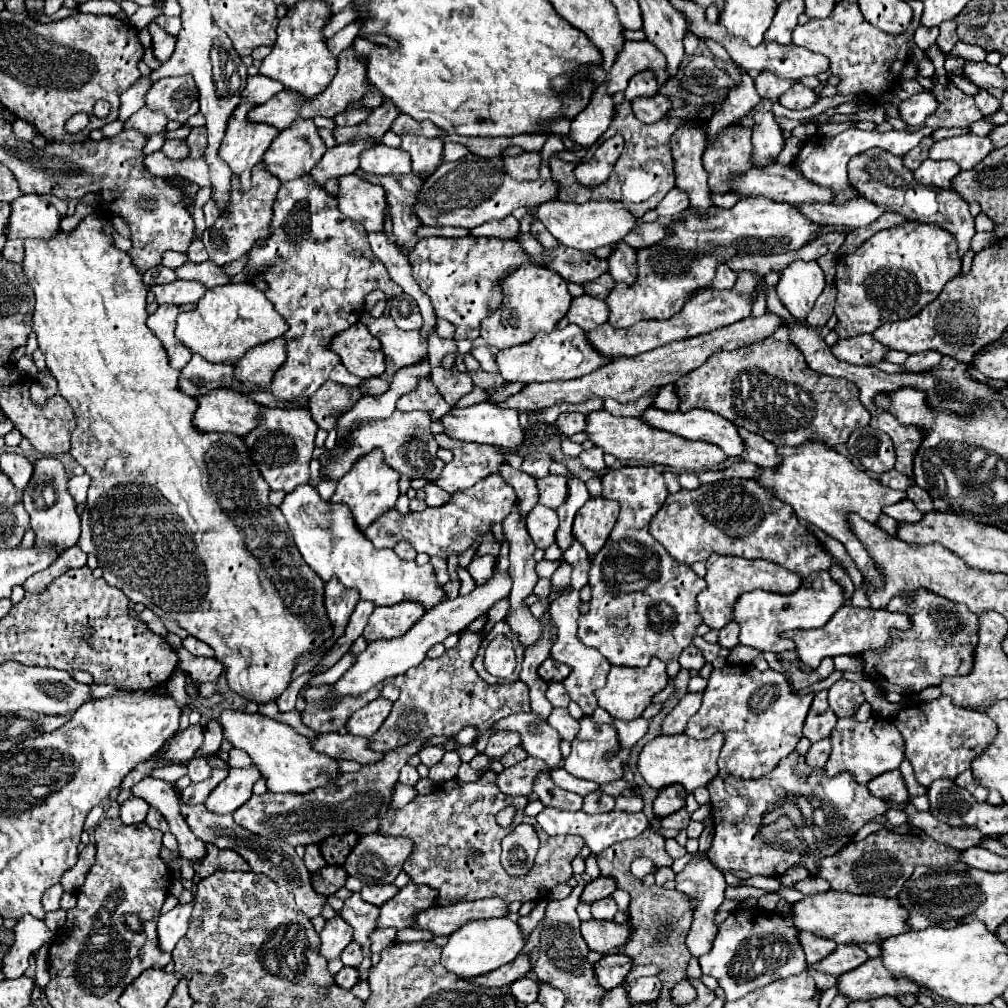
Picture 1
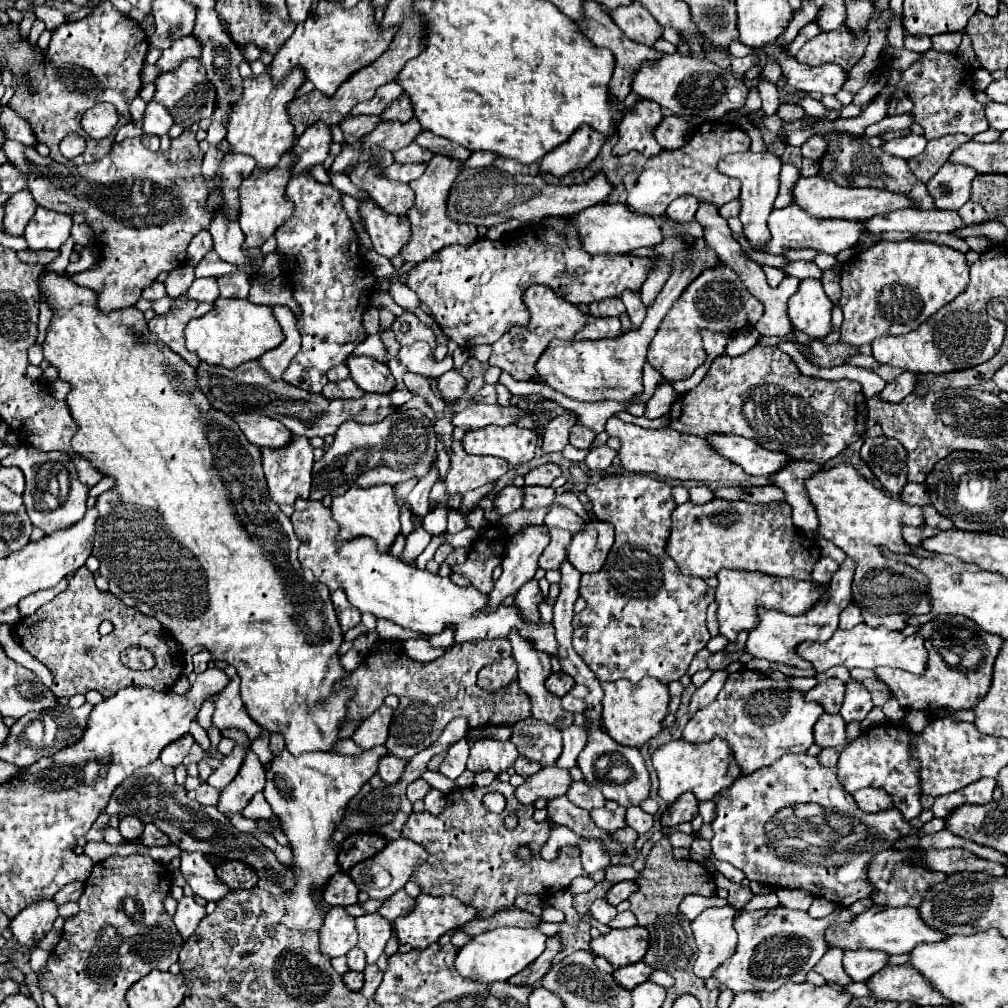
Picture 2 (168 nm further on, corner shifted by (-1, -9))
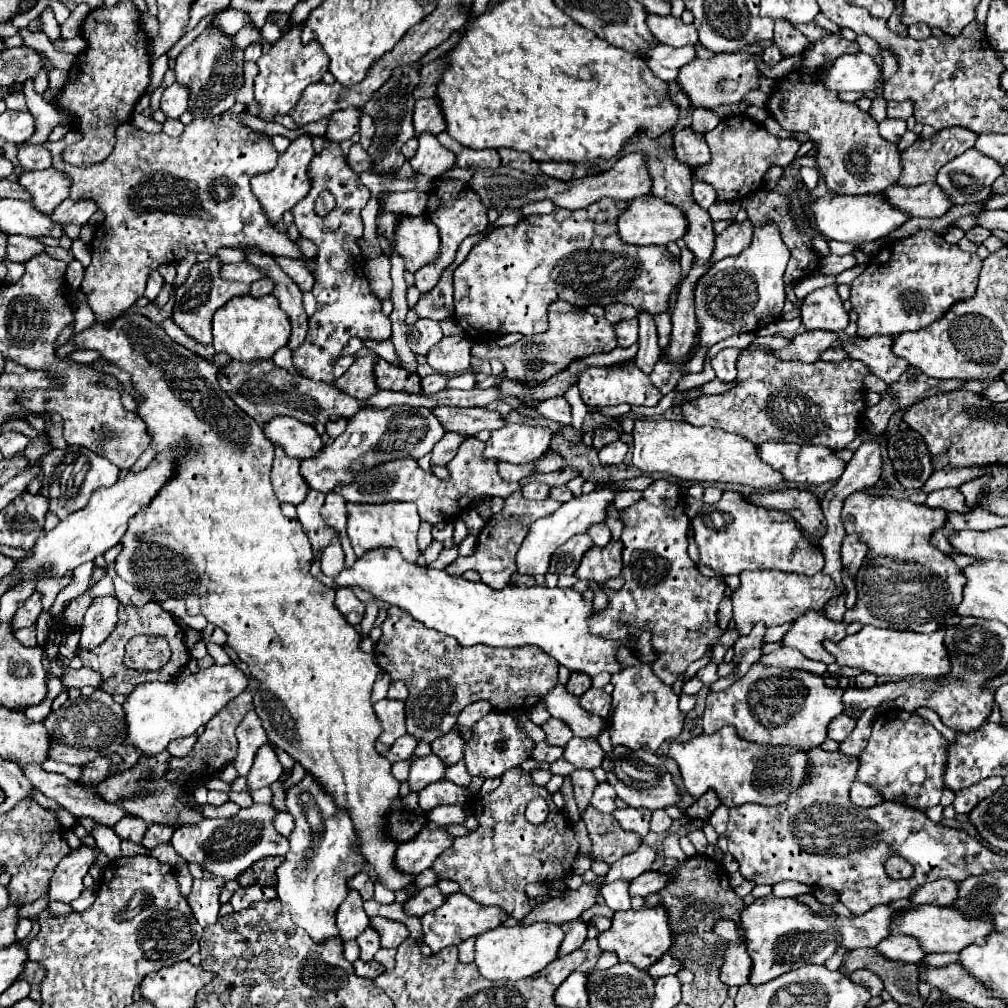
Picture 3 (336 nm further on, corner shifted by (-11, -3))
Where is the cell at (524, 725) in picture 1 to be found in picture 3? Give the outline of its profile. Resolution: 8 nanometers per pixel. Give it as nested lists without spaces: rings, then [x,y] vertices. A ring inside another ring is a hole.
[[[550,717],[544,725],[542,725],[542,729],[546,731],[546,741],[550,743],[550,745],[560,745],[560,747],[564,747],[570,739],[572,739],[572,729],[568,729],[568,725],[564,725],[564,721],[560,721],[560,719],[556,719],[556,717]]]

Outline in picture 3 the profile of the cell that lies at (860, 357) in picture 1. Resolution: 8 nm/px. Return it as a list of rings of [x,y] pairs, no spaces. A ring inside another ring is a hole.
[[[804,331],[802,335],[796,335],[790,345],[784,349],[770,351],[780,361],[804,361],[814,363],[818,361],[818,355],[824,349],[830,349],[832,343],[838,339],[836,333],[824,333],[824,331]]]

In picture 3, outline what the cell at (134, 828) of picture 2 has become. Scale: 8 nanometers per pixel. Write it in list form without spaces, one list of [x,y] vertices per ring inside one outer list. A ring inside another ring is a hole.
[[[124,817],[120,819],[116,825],[114,825],[114,833],[120,837],[120,839],[126,839],[126,841],[132,841],[132,843],[140,843],[144,833],[146,833],[148,825],[144,821],[140,821],[138,817]]]

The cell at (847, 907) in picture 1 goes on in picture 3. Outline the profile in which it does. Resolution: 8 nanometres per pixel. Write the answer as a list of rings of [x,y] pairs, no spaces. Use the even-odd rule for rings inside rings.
[[[920,905],[918,909],[902,911],[902,915],[892,921],[892,933],[906,933],[916,937],[926,953],[960,953],[960,949],[968,945],[982,945],[992,931],[992,919],[970,919],[954,907],[938,905]]]

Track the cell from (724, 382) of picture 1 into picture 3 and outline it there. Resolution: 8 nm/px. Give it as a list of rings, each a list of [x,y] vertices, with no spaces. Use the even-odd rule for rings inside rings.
[[[744,351],[738,357],[738,385],[720,395],[702,395],[690,403],[682,405],[684,421],[702,427],[718,427],[728,433],[742,435],[752,443],[760,445],[766,441],[784,441],[800,445],[826,445],[832,449],[844,449],[854,437],[860,421],[860,413],[866,407],[862,379],[868,369],[862,361],[844,359],[840,363],[800,363],[800,361],[778,361],[768,351]]]

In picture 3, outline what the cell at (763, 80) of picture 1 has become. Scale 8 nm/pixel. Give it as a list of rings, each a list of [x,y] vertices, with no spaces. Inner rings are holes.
[[[776,21],[774,41],[778,43],[778,47],[782,49],[784,55],[802,53],[810,45],[808,39],[794,25],[788,25],[788,21]]]

